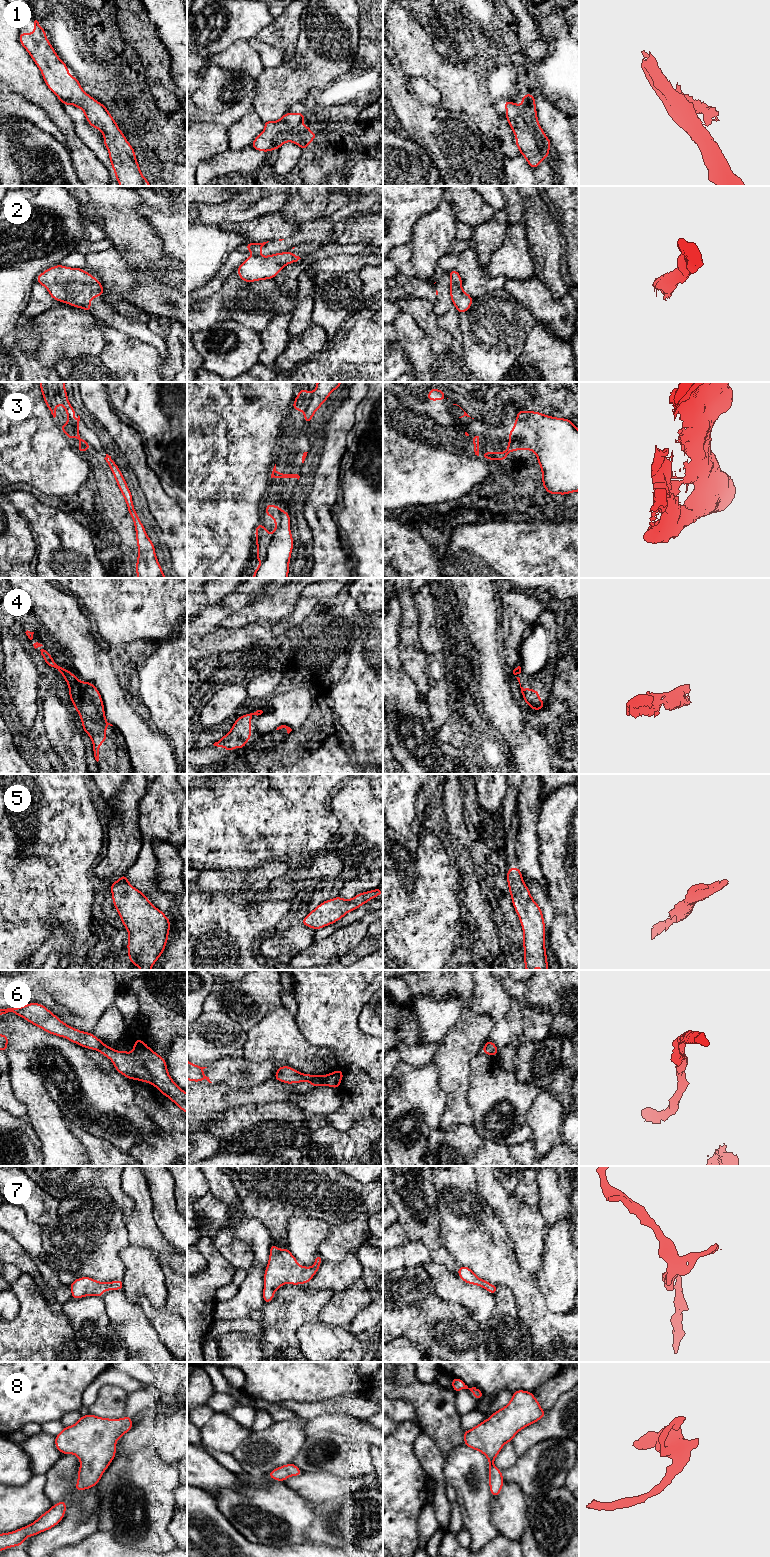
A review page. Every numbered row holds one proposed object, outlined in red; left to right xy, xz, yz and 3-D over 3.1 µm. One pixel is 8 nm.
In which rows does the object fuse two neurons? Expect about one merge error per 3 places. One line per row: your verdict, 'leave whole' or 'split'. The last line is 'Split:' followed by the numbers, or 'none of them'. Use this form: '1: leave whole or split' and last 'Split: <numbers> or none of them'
1: leave whole
2: leave whole
3: leave whole
4: leave whole
5: leave whole
6: leave whole
7: leave whole
8: leave whole
Split: none of them

